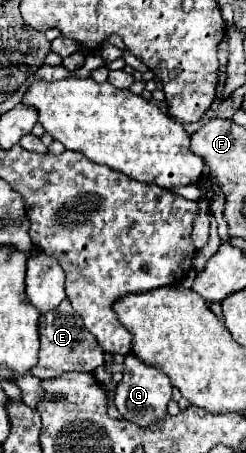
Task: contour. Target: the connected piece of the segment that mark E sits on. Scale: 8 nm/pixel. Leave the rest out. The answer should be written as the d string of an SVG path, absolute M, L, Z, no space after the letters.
M63 300L59 308L43 314L39 318L39 336L41 336L41 350L39 350L39 364L31 370L37 378L55 378L63 372L93 372L103 364L103 350L93 338L89 330L83 328L81 318L71 308L69 300Z

